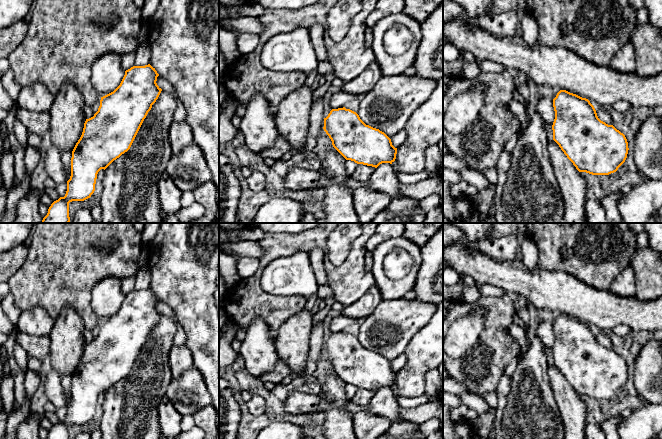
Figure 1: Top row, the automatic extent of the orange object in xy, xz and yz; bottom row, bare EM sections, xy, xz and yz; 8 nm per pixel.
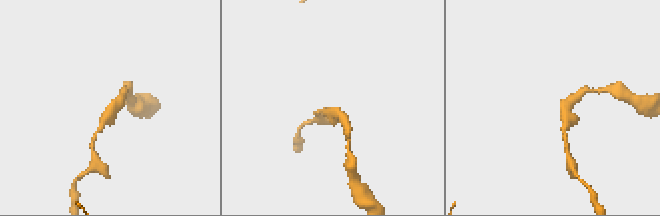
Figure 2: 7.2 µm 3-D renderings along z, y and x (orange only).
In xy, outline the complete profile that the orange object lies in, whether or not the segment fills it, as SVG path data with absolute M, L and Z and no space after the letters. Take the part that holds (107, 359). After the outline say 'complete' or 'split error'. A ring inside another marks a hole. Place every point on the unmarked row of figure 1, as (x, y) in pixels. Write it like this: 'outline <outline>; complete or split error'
outline M150 288L133 290L125 295L120 309L113 316L101 321L98 335L93 341L86 343L82 359L72 375L71 400L67 405L66 418L51 428L47 439L69 439L69 427L90 422L95 415L98 396L105 394L130 373L144 343L162 315L156 307L158 300Z; complete

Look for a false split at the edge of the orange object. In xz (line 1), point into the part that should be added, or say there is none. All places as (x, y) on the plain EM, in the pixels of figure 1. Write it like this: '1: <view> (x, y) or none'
1: none

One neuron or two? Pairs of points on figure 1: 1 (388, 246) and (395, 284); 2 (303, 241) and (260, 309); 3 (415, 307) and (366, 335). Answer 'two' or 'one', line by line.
1: one
2: one
3: one

